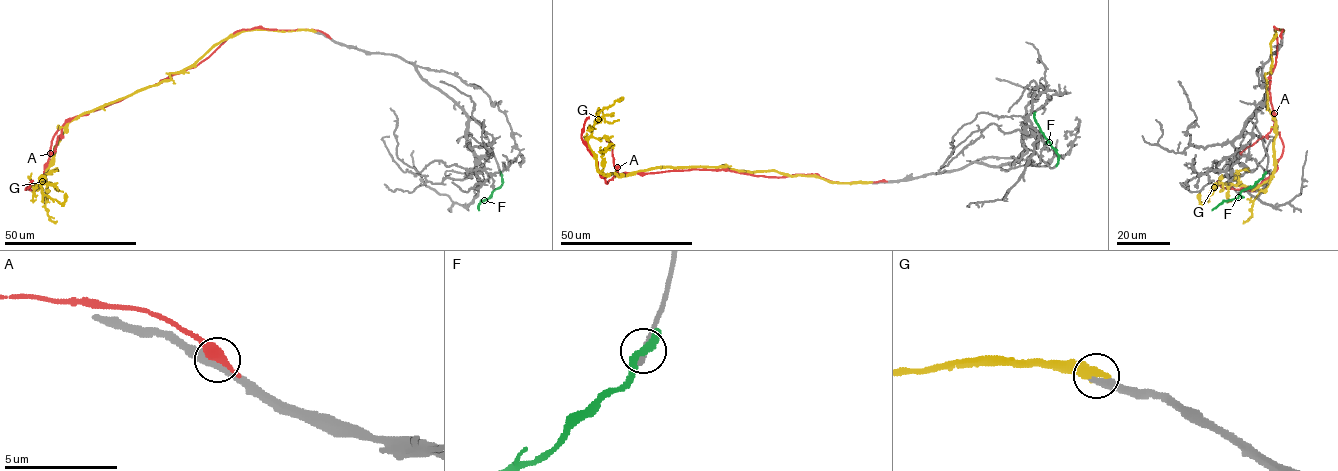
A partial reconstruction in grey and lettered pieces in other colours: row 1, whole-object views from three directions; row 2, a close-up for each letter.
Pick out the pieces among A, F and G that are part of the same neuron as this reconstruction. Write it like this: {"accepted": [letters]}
{"accepted": ["G"]}

